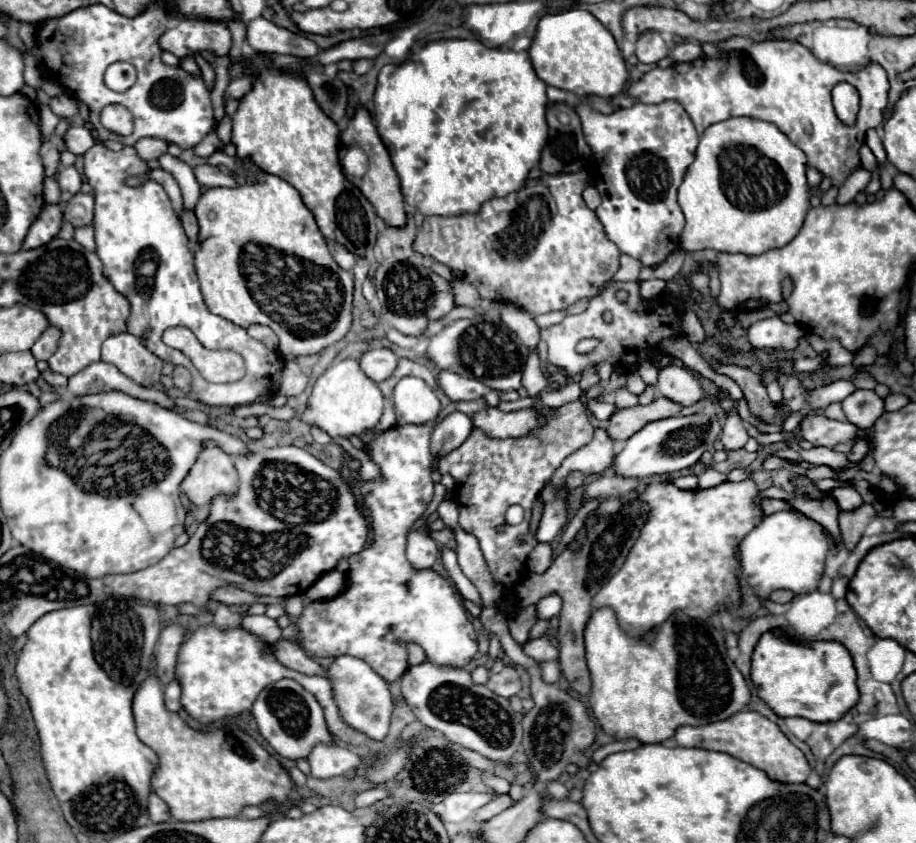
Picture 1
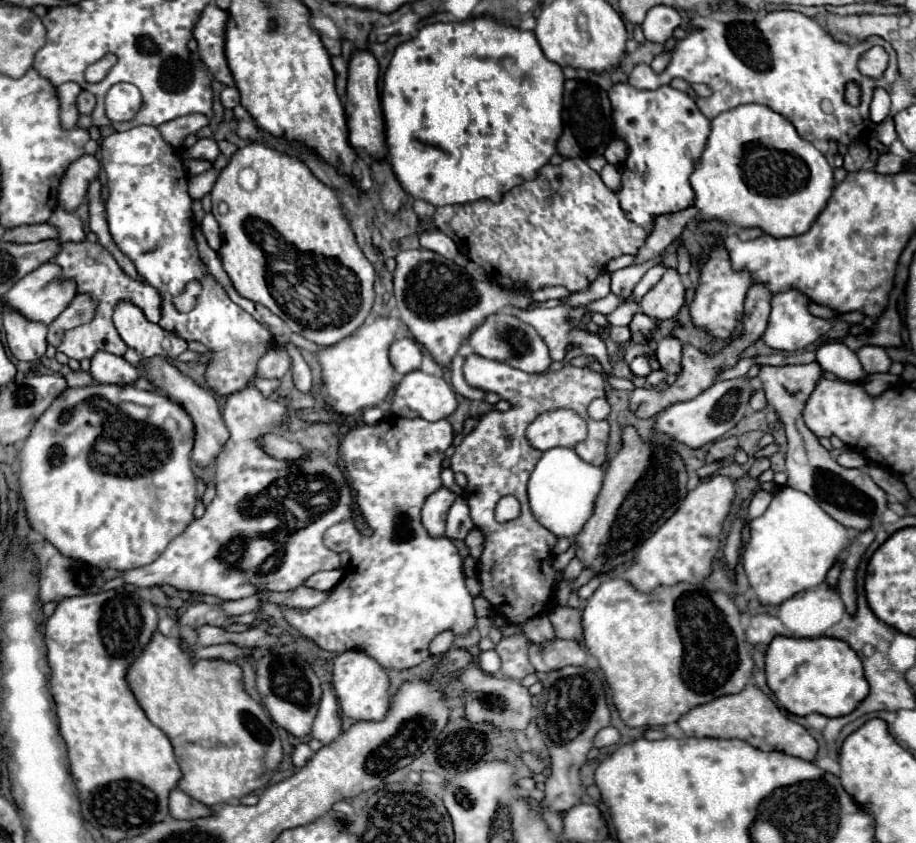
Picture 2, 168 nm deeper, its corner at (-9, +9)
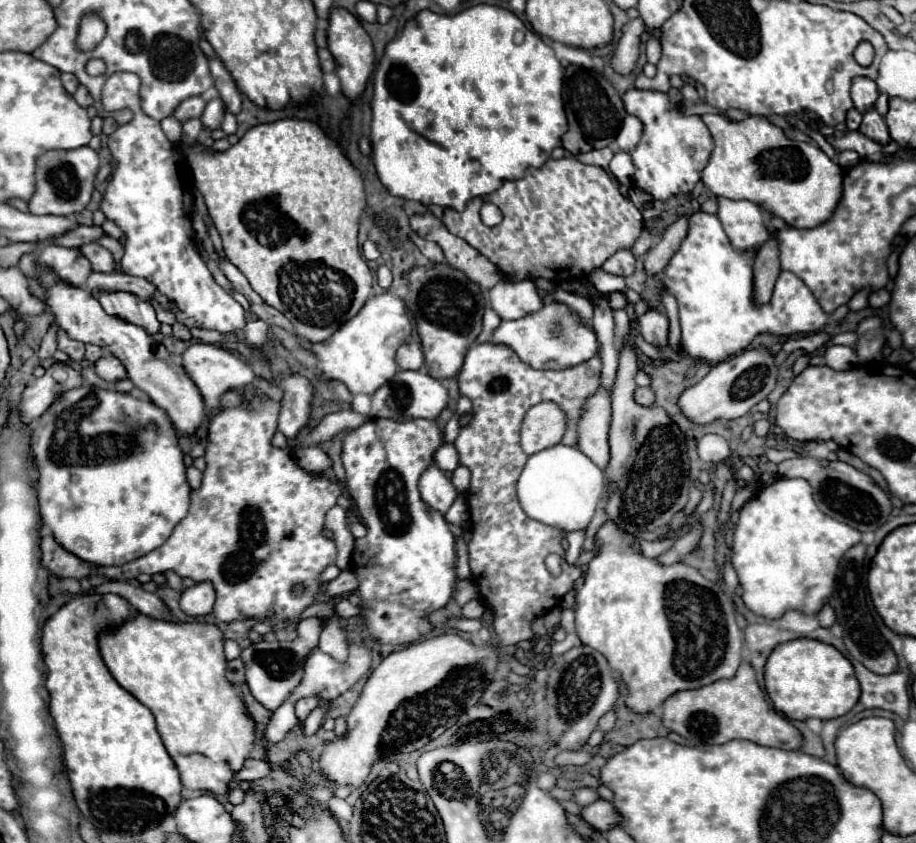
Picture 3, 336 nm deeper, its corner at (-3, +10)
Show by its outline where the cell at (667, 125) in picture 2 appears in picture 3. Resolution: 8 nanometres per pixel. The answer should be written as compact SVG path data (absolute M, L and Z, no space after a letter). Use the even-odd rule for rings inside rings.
M631 88L625 94L621 94L625 112L639 118L643 124L643 134L639 144L635 146L635 150L631 152L633 164L635 164L635 186L647 194L651 194L653 200L669 200L671 196L679 196L679 194L689 194L693 190L693 186L699 182L701 178L701 170L707 166L709 154L711 154L711 134L707 130L707 126L703 124L701 116L687 116L683 112L681 106L673 104L671 96L667 92L655 92L655 90L637 90Z

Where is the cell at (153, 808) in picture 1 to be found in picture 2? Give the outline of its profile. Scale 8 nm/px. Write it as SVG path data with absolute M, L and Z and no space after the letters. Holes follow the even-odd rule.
M173 789L171 797L169 797L169 811L173 817L177 819L193 819L193 817L209 817L211 807L201 805L199 801L193 801L193 797L189 797L187 793L183 793L181 789Z

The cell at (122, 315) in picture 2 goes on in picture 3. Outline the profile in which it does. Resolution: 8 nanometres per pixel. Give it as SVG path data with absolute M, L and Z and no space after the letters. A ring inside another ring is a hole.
M103 292L97 296L103 310L111 316L117 316L129 324L141 326L149 336L155 336L161 330L161 324L155 318L155 308L129 292Z

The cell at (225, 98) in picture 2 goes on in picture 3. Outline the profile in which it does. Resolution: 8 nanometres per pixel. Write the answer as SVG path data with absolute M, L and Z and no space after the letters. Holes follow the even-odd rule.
M213 98L211 102L207 102L207 108L201 116L201 122L205 124L207 130L213 130L213 128L219 128L221 122L223 122L223 114L225 114L225 104L221 98Z

